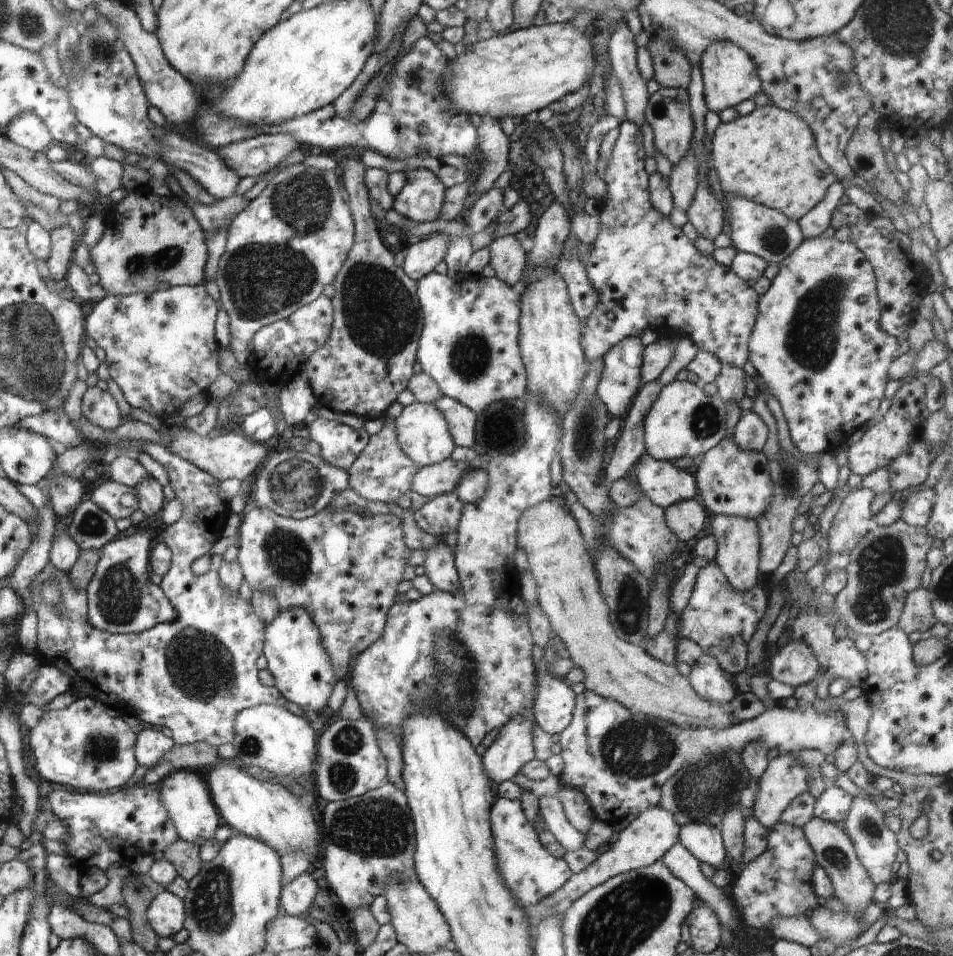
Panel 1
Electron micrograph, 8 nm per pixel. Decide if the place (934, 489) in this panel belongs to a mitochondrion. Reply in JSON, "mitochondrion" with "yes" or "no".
{"mitochondrion":"no"}

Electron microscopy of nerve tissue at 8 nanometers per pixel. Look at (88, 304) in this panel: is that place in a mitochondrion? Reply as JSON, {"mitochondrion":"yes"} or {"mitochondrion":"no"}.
{"mitochondrion":"no"}

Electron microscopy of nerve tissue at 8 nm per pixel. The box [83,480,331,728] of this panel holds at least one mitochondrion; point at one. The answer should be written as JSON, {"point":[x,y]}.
{"point":[201,667]}

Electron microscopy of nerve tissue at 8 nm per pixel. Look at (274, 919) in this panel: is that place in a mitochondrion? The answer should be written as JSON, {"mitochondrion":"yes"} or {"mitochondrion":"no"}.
{"mitochondrion":"no"}

